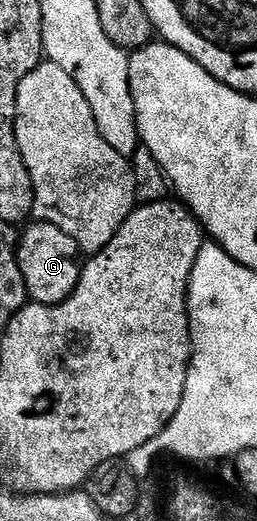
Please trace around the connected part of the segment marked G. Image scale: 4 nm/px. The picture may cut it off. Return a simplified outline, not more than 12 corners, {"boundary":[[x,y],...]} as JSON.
{"boundary":[[47,220],[16,240],[26,295],[62,304],[82,277],[80,249]]}

